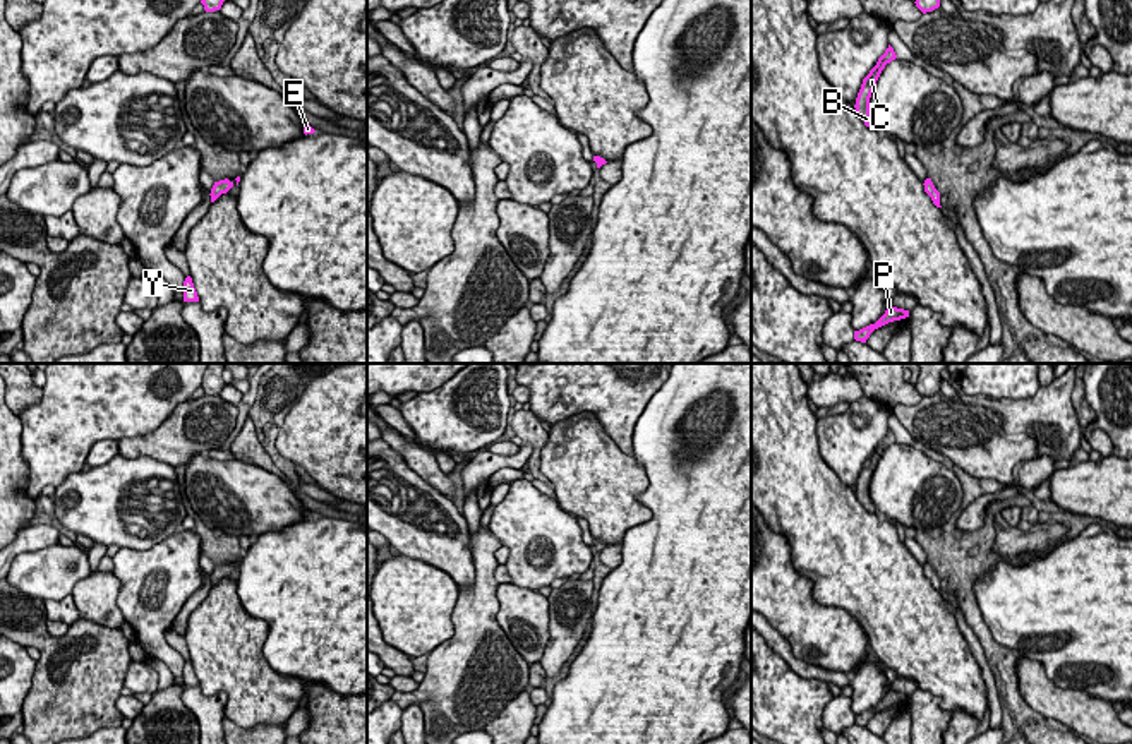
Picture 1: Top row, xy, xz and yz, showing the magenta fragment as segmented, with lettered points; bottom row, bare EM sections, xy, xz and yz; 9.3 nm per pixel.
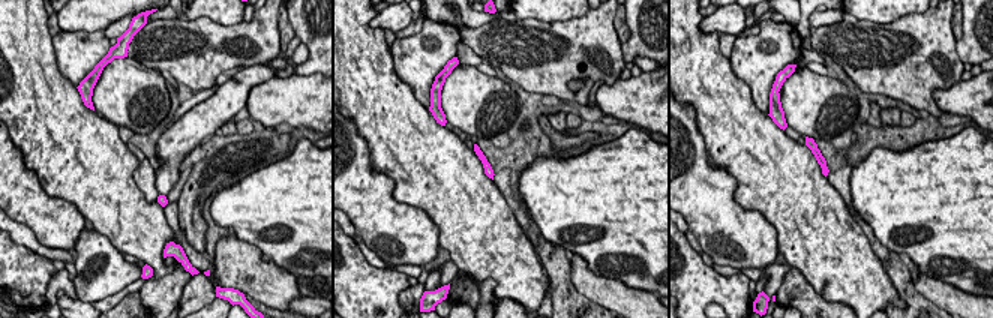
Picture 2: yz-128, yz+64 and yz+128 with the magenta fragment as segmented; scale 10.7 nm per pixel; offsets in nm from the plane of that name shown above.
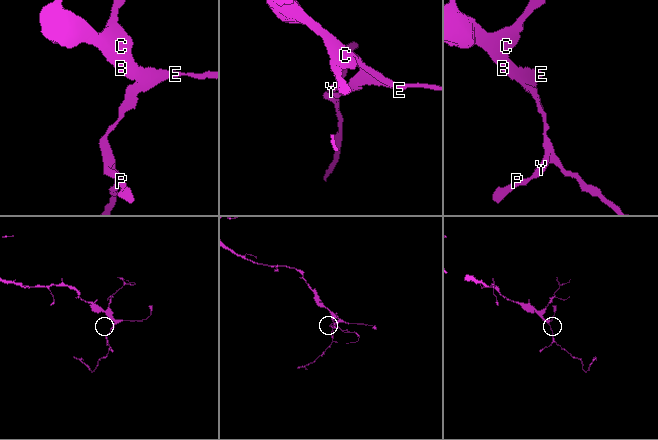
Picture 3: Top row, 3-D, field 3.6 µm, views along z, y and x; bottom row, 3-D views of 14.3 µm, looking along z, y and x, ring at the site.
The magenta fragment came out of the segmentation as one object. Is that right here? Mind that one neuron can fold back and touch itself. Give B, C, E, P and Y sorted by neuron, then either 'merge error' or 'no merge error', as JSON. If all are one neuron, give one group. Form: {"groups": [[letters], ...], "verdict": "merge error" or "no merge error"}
{"groups": [["B", "C", "E"], ["P", "Y"]], "verdict": "merge error"}

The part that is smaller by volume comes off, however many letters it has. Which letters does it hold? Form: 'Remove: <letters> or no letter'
Remove: P, Y

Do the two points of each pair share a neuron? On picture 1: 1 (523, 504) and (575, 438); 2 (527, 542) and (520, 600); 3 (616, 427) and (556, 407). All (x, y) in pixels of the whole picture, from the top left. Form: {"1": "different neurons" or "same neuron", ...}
{"1": "different neurons", "2": "different neurons", "3": "same neuron"}

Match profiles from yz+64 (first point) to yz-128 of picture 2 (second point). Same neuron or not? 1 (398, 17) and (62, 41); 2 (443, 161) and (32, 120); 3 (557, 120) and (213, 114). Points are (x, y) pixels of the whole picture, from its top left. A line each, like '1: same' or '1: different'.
1: different
2: same
3: different

